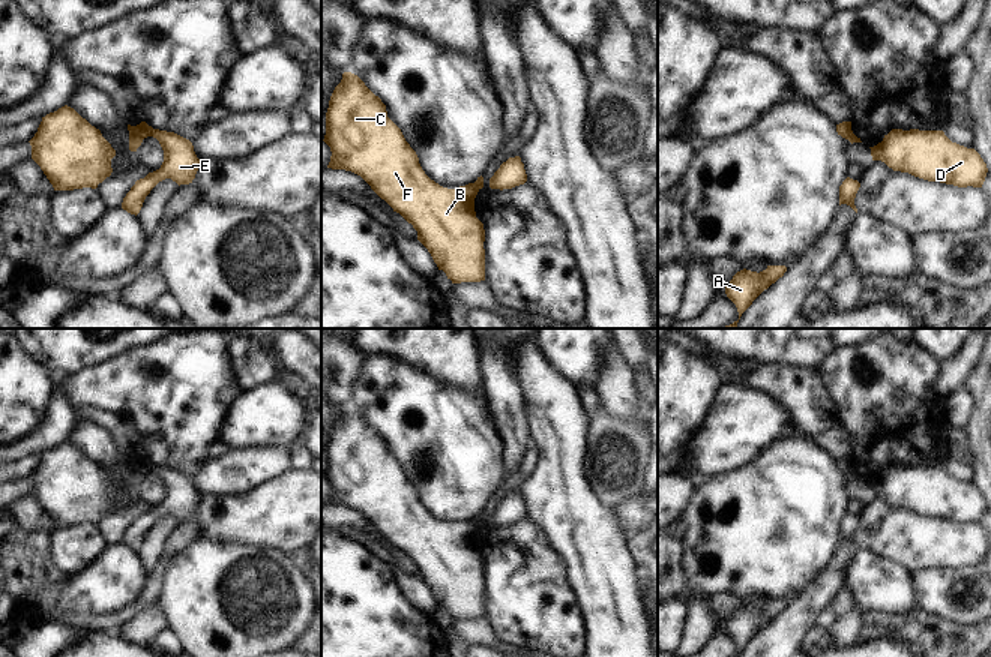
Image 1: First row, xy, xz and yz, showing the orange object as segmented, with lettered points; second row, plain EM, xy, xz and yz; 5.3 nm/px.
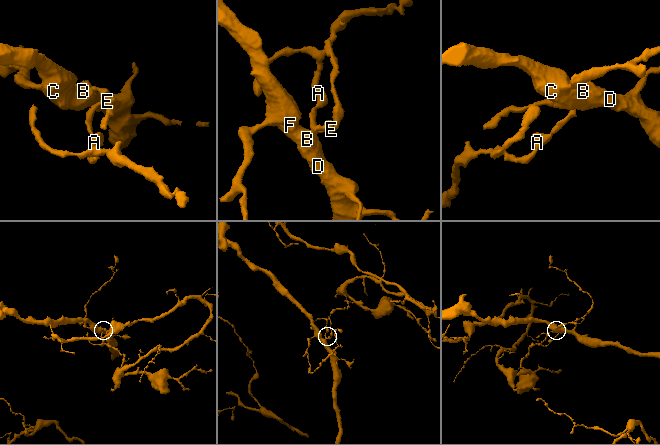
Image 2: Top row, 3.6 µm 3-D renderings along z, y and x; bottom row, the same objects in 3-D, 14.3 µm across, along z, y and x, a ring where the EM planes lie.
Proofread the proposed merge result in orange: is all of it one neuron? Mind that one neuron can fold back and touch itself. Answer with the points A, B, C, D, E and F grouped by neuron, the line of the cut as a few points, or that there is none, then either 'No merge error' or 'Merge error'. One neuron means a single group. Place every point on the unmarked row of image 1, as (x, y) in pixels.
Groups: A E / B C D F. Split along xy (132, 462), (143, 474). Merge error.

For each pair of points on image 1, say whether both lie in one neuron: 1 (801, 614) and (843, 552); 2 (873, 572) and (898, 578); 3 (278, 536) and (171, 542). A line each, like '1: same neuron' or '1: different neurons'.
1: same neuron
2: same neuron
3: different neurons

